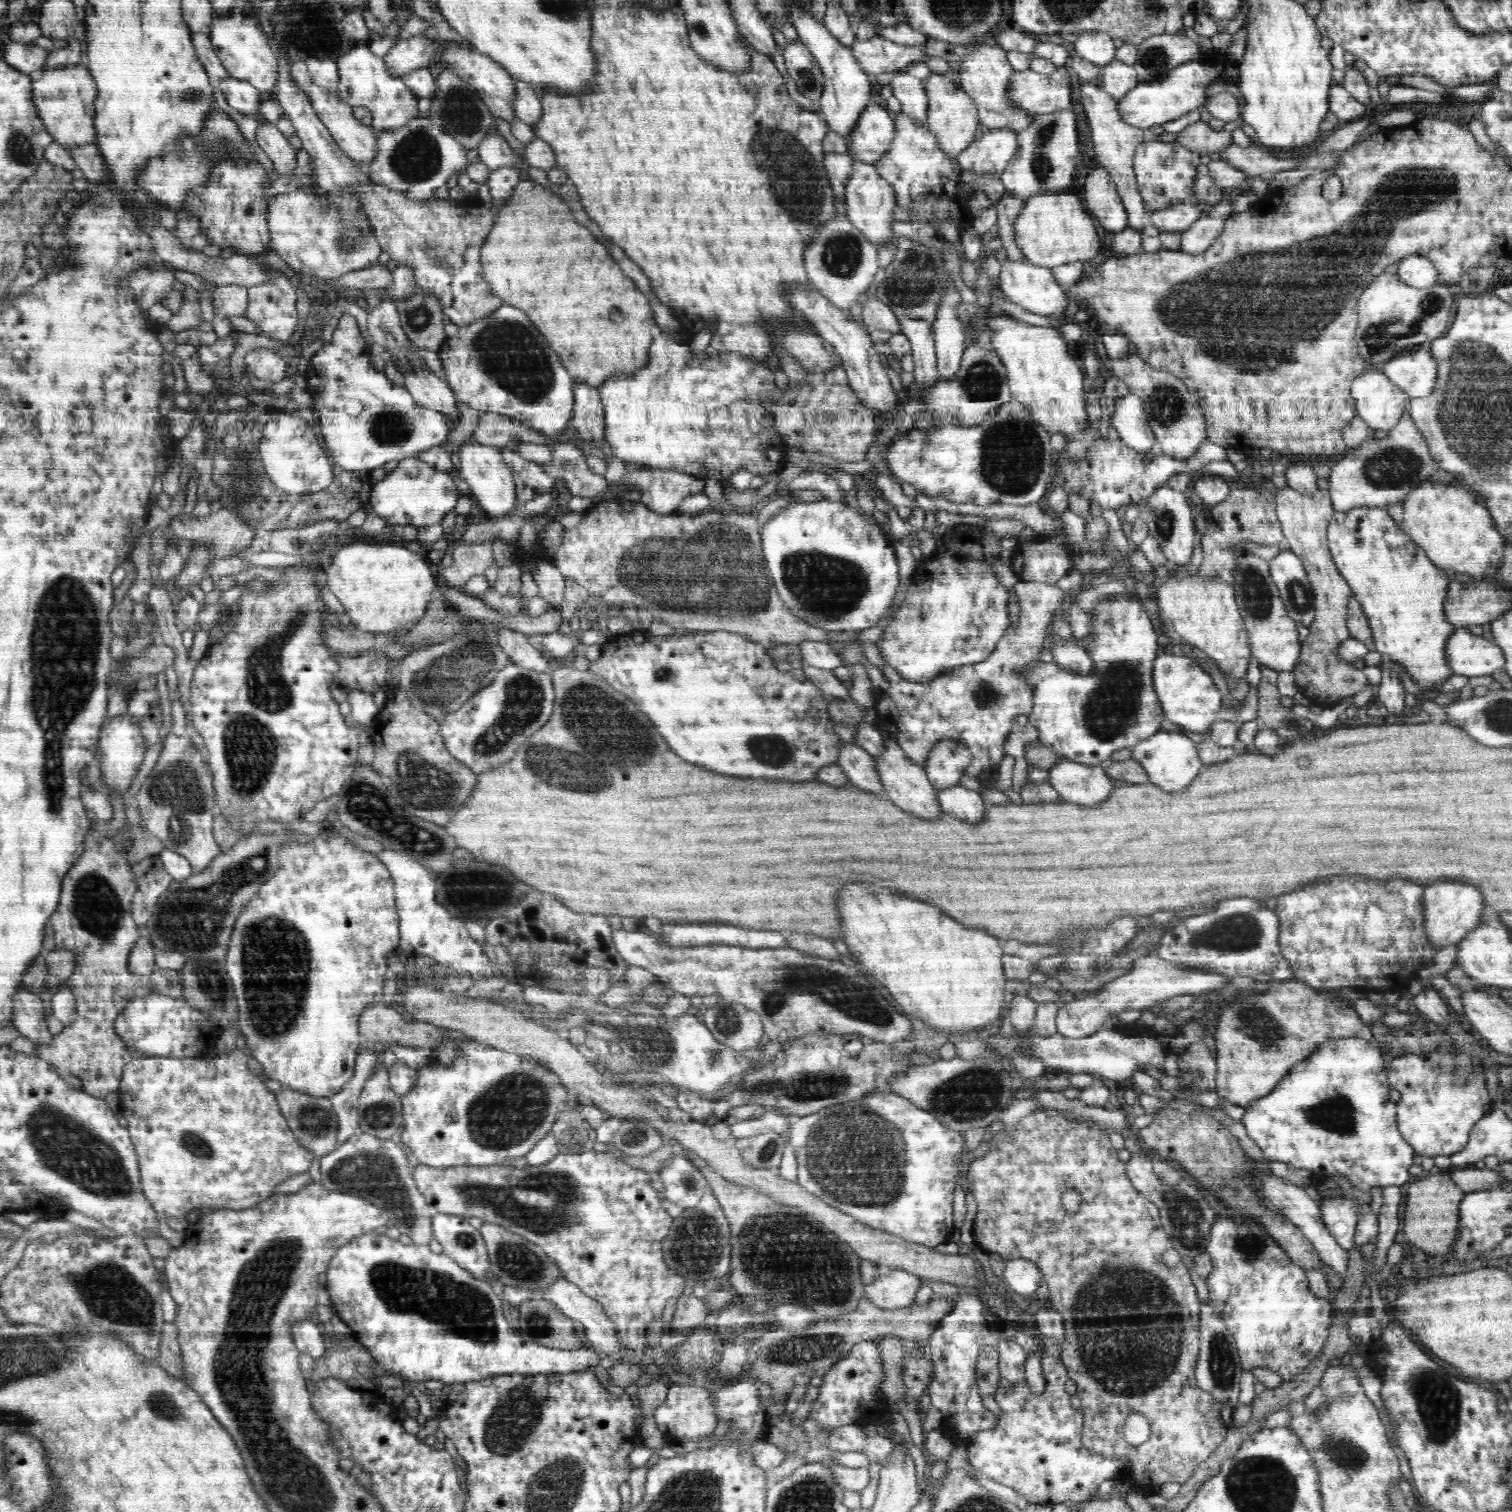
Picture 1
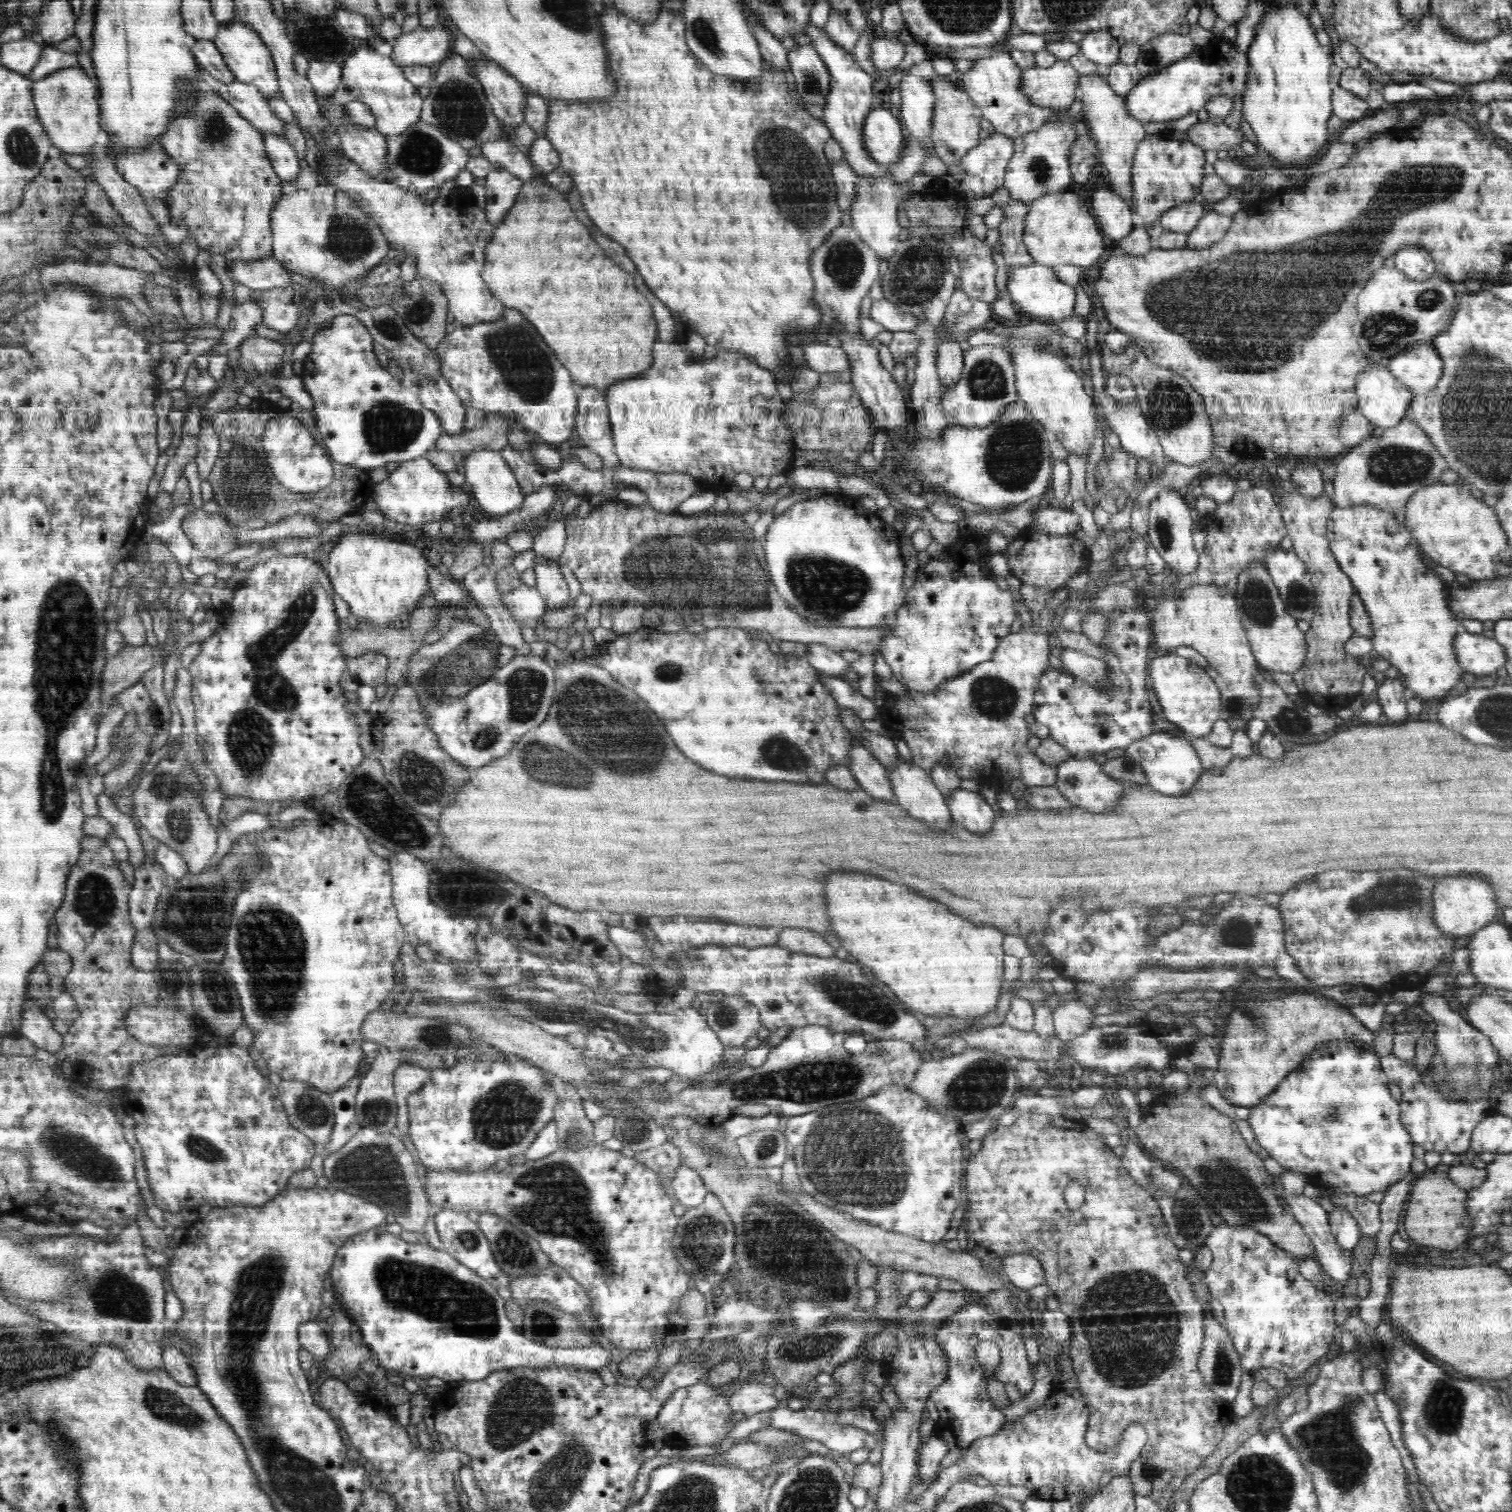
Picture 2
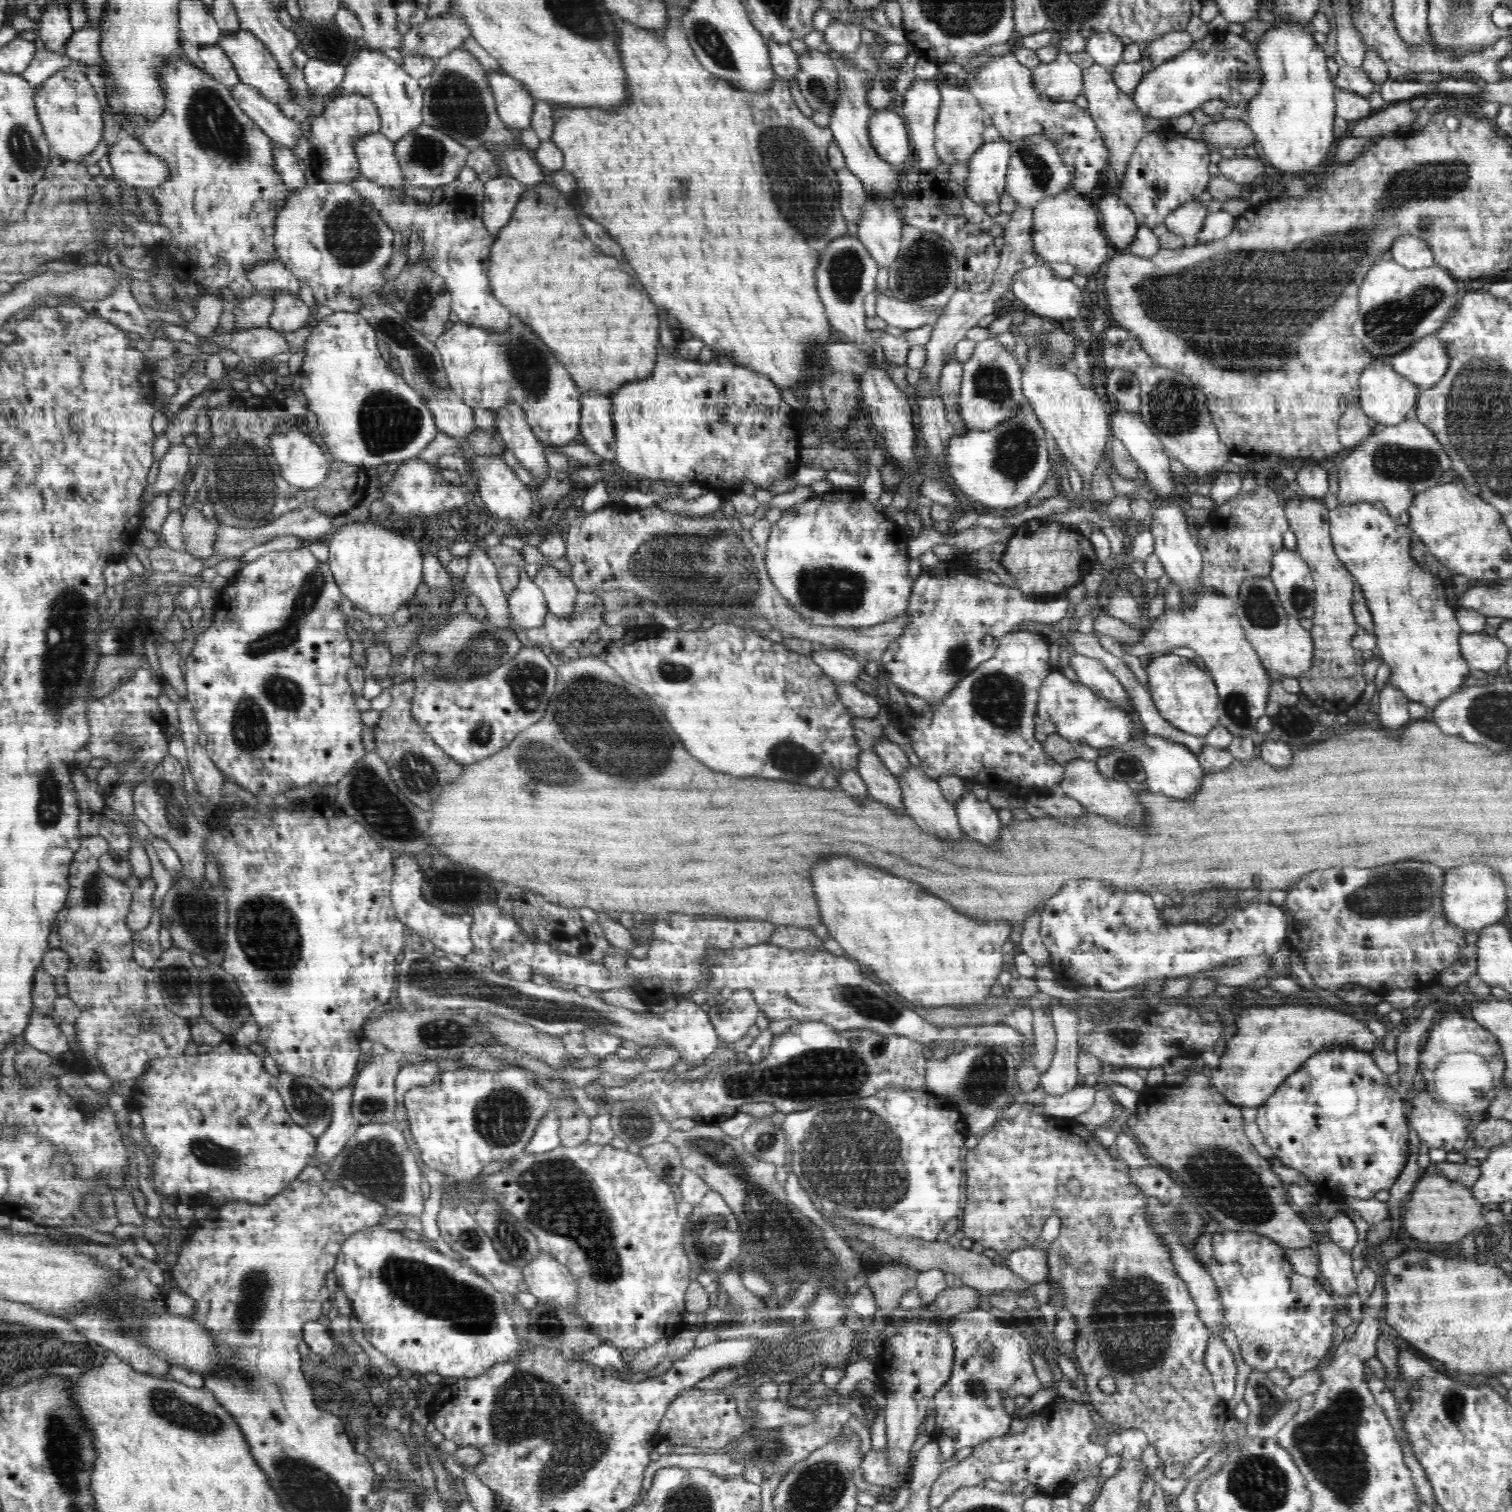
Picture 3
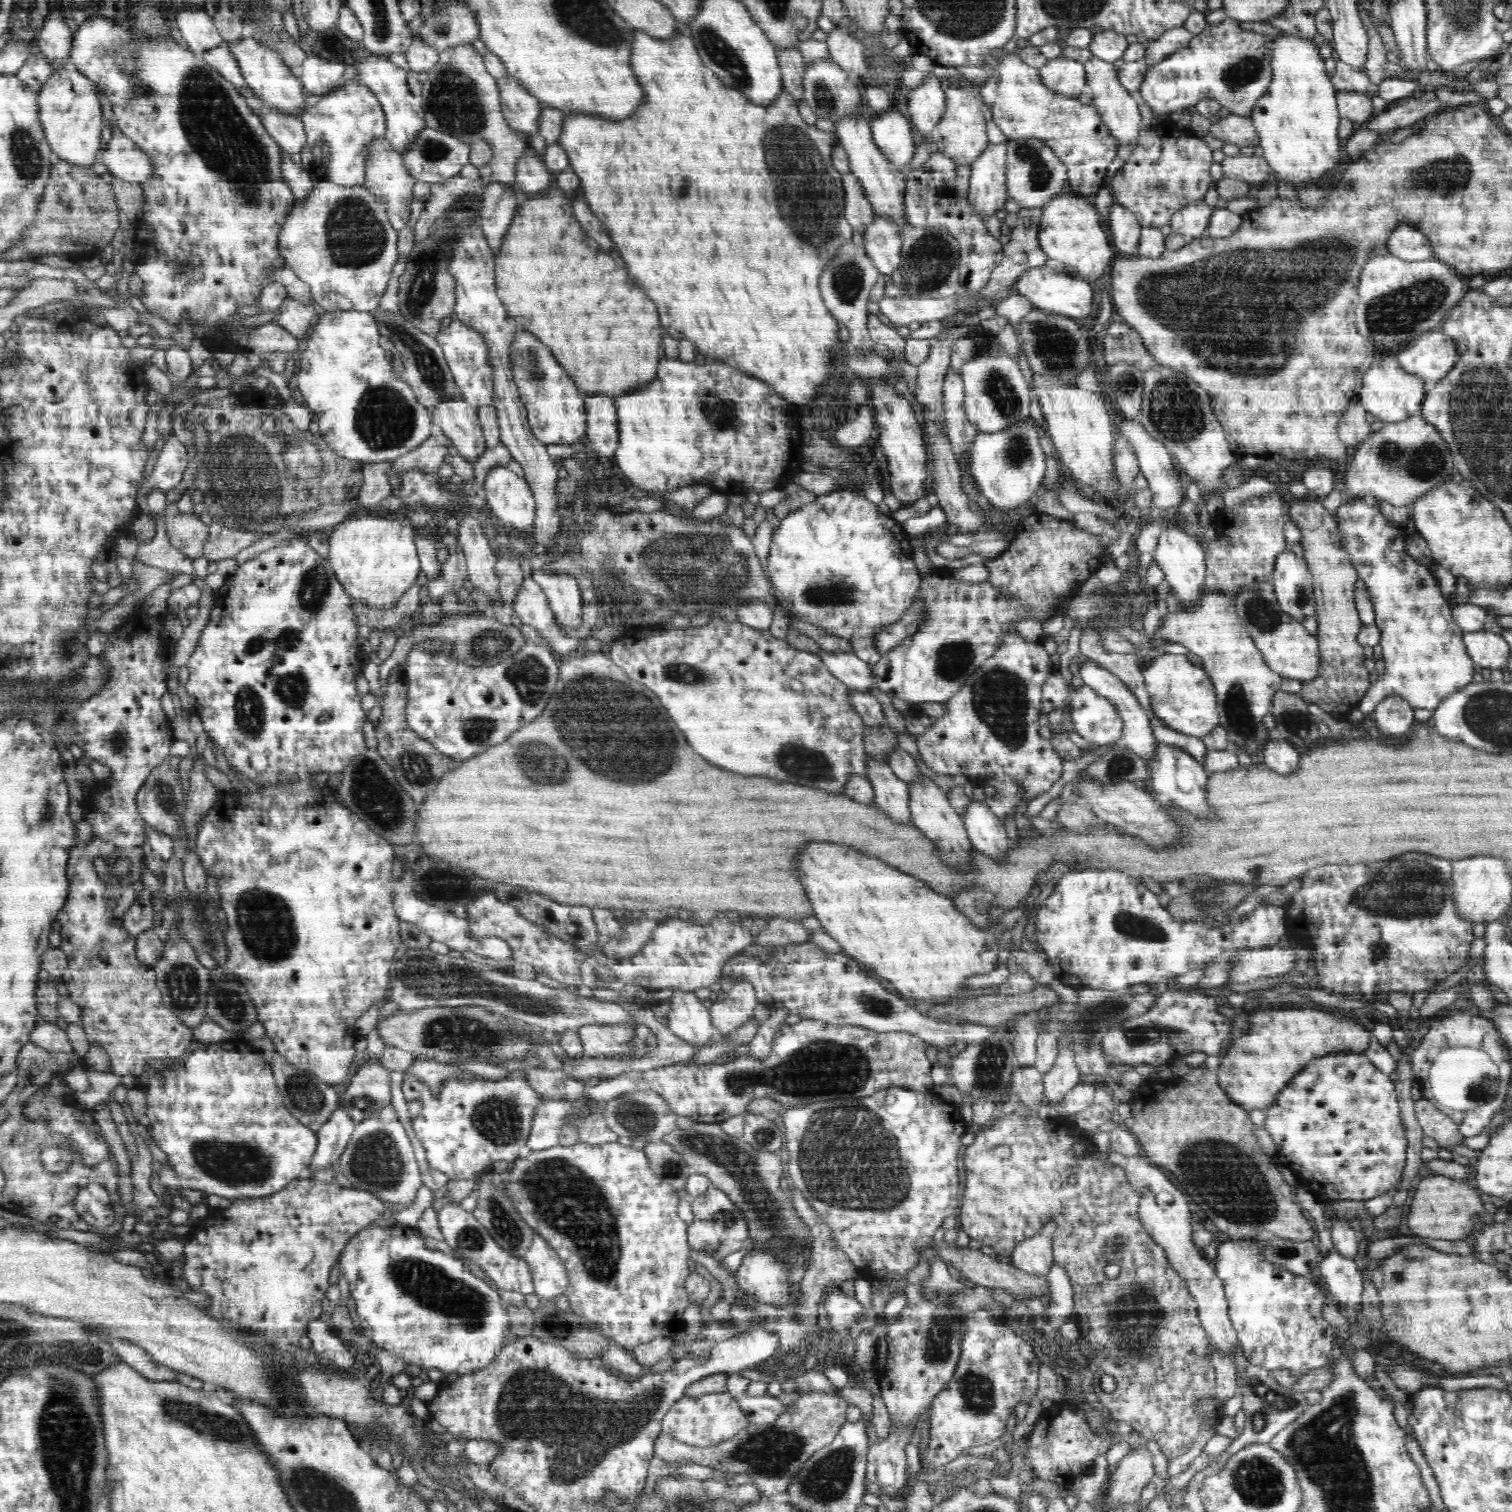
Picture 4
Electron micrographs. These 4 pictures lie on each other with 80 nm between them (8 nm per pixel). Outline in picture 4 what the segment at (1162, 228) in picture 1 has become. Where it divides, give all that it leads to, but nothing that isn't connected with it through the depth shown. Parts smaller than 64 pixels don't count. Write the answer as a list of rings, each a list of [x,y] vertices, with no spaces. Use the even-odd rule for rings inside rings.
[[[1204,202],[1184,206],[1170,220],[1172,232],[1181,234],[1189,240],[1202,237],[1210,223],[1214,209]]]

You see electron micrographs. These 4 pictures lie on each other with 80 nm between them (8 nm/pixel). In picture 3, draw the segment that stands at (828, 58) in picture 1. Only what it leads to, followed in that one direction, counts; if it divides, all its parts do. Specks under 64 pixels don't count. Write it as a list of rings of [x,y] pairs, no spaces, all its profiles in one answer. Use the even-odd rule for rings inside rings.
[[[825,44],[821,45],[820,51],[832,59],[835,71],[839,74],[837,103],[829,114],[830,120],[827,127],[832,131],[836,145],[844,154],[847,170],[862,182],[868,197],[875,200],[891,200],[898,204],[902,192],[901,171],[876,155],[868,135],[868,124],[874,113],[873,108],[868,105],[868,90],[874,78],[859,68],[854,61],[846,61],[842,55],[832,53]]]

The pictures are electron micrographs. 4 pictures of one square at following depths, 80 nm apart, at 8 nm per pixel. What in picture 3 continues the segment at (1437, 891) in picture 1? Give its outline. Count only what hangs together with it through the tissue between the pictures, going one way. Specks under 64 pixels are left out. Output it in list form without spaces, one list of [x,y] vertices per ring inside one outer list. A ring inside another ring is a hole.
[[[1468,864],[1454,868],[1446,874],[1444,892],[1442,892],[1442,910],[1450,924],[1470,932],[1481,930],[1485,926],[1503,922],[1504,916],[1510,909],[1510,903],[1506,902],[1506,888],[1498,872],[1494,872],[1490,866],[1484,864]]]

